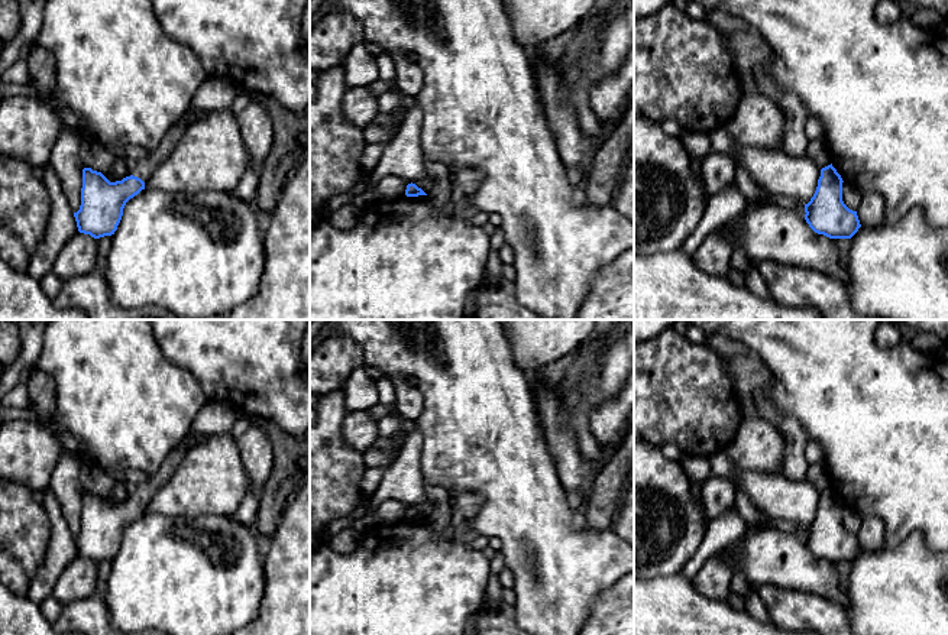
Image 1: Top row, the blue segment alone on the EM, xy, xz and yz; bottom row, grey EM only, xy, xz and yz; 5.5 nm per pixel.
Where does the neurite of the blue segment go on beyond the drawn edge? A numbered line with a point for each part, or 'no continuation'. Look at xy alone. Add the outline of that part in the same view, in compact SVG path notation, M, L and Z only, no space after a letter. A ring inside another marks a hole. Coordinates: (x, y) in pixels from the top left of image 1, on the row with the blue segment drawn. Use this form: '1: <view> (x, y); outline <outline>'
1: xy (216, 94); outline M208 77L206 82L197 90L185 122L178 120L164 136L159 146L149 152L149 155L132 165L132 175L140 178L143 182L159 168L159 165L169 156L174 146L178 143L184 130L200 117L232 107L237 107L242 101L240 90L236 84L224 78Z

